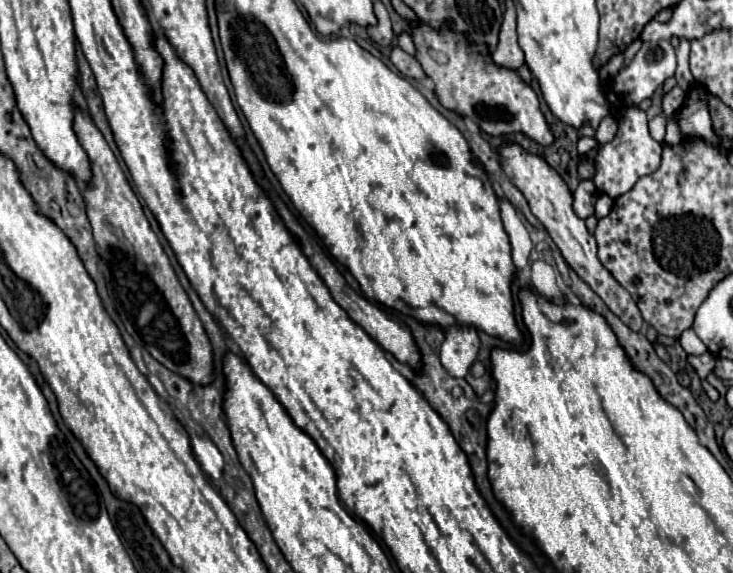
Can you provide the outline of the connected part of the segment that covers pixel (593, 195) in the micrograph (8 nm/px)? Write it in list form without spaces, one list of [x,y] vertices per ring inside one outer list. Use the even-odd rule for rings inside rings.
[[[581,181],[579,187],[573,193],[573,209],[581,219],[587,219],[589,215],[595,213],[593,205],[597,199],[597,189],[591,181]]]

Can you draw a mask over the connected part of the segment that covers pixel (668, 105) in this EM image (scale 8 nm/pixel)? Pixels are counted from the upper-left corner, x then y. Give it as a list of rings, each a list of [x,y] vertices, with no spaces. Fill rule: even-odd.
[[[673,87],[663,97],[663,113],[665,113],[665,117],[669,117],[673,111],[677,111],[683,105],[683,99],[685,99],[685,91],[681,87]]]

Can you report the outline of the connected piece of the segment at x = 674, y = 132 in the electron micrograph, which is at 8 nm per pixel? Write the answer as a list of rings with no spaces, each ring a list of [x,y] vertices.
[[[669,119],[667,121],[667,135],[665,135],[663,145],[677,145],[677,143],[681,143],[681,131],[677,127],[677,119]]]

